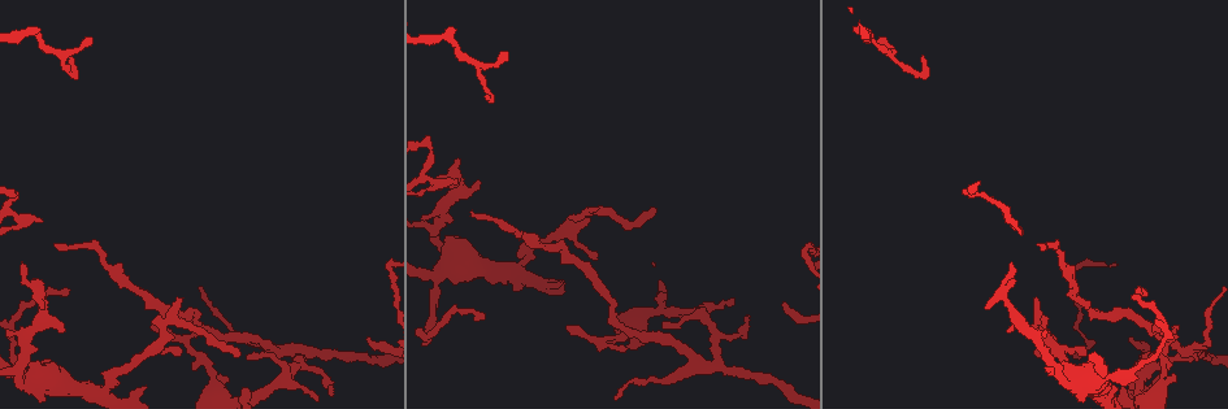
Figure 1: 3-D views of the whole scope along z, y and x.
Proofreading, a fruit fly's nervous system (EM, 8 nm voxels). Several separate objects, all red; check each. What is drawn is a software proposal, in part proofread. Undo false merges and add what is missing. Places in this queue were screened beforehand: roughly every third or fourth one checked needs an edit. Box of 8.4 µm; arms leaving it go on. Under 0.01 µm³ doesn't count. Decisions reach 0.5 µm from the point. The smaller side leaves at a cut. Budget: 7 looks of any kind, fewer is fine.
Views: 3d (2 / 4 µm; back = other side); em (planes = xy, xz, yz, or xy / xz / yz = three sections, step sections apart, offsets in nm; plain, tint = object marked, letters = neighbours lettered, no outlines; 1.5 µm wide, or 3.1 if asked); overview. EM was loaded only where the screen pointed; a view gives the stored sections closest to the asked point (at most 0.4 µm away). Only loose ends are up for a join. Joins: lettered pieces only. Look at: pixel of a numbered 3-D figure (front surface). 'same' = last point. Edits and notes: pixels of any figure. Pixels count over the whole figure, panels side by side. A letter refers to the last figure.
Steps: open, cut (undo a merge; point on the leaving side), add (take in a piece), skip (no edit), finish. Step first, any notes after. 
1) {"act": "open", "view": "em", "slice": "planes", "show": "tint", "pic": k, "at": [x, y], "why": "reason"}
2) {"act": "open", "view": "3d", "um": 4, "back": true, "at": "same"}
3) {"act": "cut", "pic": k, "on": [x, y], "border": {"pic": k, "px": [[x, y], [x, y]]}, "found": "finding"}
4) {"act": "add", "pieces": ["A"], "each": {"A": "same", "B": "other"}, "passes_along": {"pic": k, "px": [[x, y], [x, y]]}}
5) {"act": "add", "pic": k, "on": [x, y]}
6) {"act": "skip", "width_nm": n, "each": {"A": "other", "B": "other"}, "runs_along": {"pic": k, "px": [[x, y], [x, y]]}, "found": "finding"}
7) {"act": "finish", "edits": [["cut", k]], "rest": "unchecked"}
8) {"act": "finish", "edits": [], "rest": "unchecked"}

{"act": "open", "view": "3d", "um": 2, "pic": 1, "at": [1007, 330], "why": "an open end"}

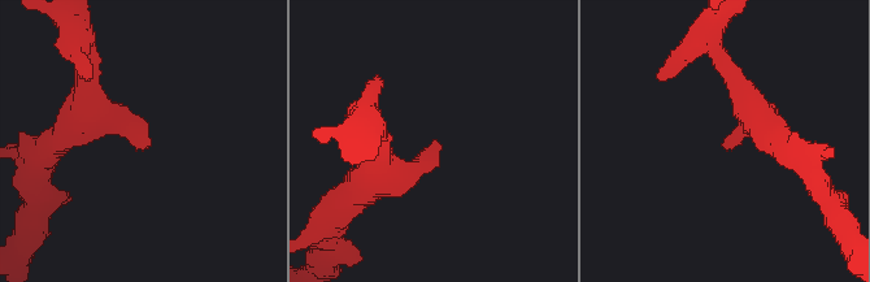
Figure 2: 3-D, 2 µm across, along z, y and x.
{"act": "open", "view": "em", "slice": "xz", "step": 8, "show": "letters", "pic": 2, "at": [724, 143], "why": "need the tissue"}

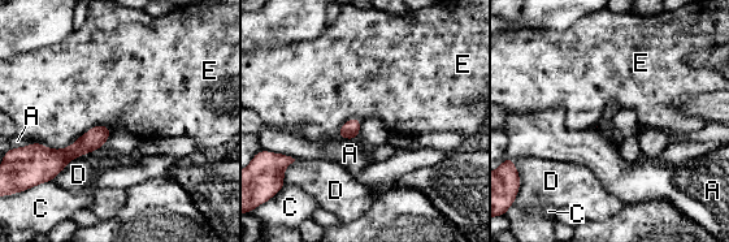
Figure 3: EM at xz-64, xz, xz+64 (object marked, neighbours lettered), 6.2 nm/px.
{"act": "skip", "each": {"A": "other", "C": "other", "D": "other", "E": "other"}, "runs_along": {"pic": 3, "px": [[107, 132], [66, 155], [33, 150]]}, "found": "no lettered piece goes on from it"}

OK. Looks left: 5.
{"act": "open", "view": "3d", "um": 2, "back": true, "pic": 1, "at": [55, 243], "why": "thin end"}

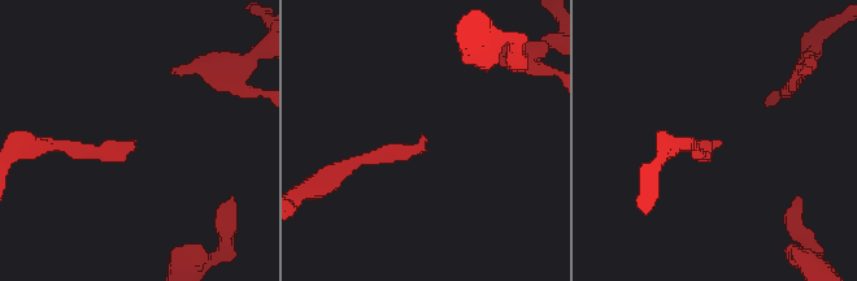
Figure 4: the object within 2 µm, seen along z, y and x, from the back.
{"act": "open", "view": "em", "slice": "planes", "show": "letters", "pic": 4, "at": [716, 147], "why": "now the EM"}

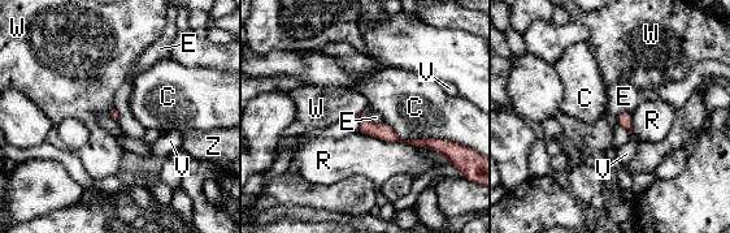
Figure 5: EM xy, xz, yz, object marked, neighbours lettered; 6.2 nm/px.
{"act": "skip", "each": {"C": "other", "E": "other", "R": "other", "V": "other", "W": "other", "Z": "other"}, "border": {"pic": 5, "px": [[629, 111], [617, 116], [617, 124]]}, "found": "none of them fits"}

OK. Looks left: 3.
{"act": "open", "view": "em", "slice": "planes", "show": "tint", "pic": 1, "at": [1195, 357], "why": "four or more arms meet"}

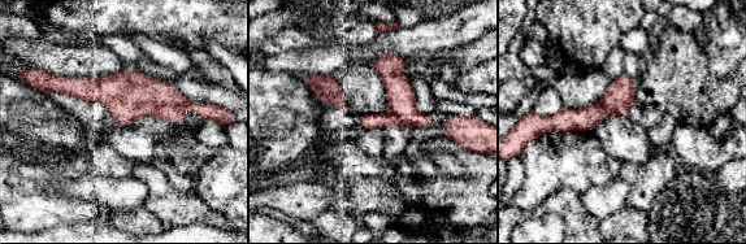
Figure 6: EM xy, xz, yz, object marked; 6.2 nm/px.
{"act": "open", "view": "em", "slice": "planes", "show": "letters", "at": "same", "why": "what lies round it"}

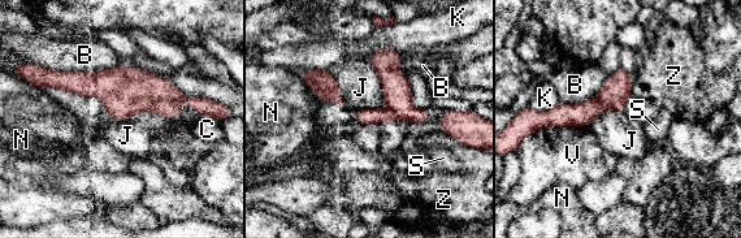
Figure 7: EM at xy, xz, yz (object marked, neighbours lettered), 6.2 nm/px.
{"act": "cut", "pic": 7, "on": [131, 90], "width_nm": 140, "each": {"B": "other", "C": "other", "J": "other", "K": "other", "N": "other", "S": "other", "V": "other", "Z": "other"}, "border": {"pic": 7, "px": [[161, 98], [176, 103]]}, "found": "two neurons meet here"}

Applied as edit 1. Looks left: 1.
{"act": "finish", "edits": [["cut", 7]], "rest": "unchecked"}

